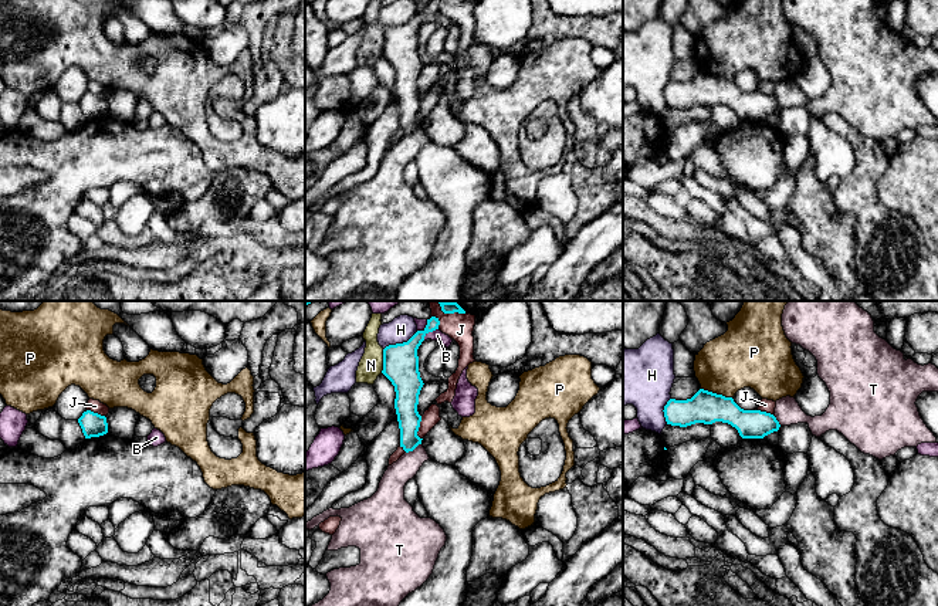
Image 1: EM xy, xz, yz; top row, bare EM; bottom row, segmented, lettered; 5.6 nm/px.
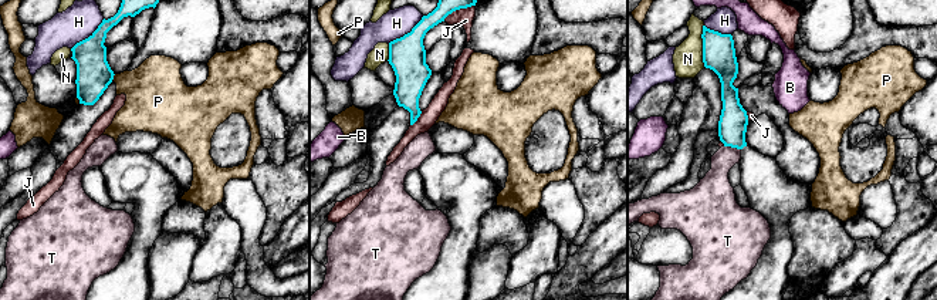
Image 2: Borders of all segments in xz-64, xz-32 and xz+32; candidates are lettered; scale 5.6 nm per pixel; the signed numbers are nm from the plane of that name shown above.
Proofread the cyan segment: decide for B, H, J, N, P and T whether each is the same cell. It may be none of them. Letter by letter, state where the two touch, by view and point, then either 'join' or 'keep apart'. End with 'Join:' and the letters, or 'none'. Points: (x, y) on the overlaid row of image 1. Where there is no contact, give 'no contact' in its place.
B: meets cyan in xz at (429, 331); keep apart
H: meets cyan in xz at (400, 344); keep apart
J: meets cyan in xz at (419, 426); keep apart
N: meets cyan in xz at (383, 361); keep apart
P: meets cyan in yz at (715, 393); keep apart
T: meets cyan in xz at (413, 449); keep apart
Join: none

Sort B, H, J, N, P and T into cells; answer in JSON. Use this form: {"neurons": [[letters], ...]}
{"neurons": [["B"], ["H"], ["J"], ["N"], ["P"], ["T"]]}

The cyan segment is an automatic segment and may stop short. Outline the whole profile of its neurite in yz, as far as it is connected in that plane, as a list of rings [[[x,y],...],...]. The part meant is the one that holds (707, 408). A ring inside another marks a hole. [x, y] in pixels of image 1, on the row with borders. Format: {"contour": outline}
{"contour": [[[700,389],[691,399],[670,399],[664,406],[667,424],[687,427],[695,423],[728,423],[742,439],[763,439],[778,431],[780,424],[771,413],[744,410],[732,397]]]}

